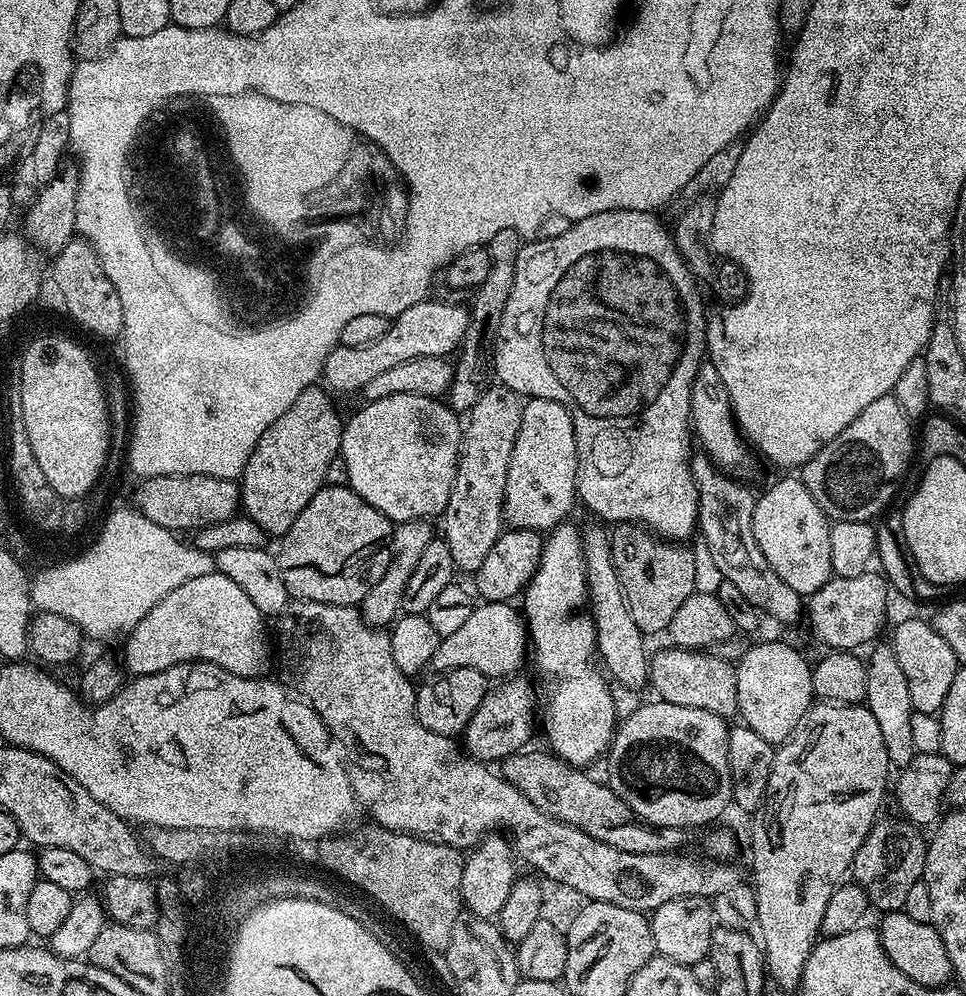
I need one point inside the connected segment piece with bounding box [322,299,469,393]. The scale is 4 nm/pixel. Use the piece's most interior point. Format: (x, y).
(426, 330)

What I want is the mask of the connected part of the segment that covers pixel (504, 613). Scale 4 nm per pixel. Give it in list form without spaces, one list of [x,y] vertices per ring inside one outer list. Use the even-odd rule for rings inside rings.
[[[494,600],[491,602],[480,602],[473,607],[472,613],[470,614],[470,619],[468,619],[463,626],[459,628],[455,634],[450,634],[449,636],[442,636],[440,637],[440,645],[438,646],[438,650],[434,650],[434,658],[432,659],[430,668],[433,673],[438,672],[445,672],[447,668],[469,668],[470,670],[478,670],[485,676],[485,678],[493,678],[492,676],[500,676],[496,678],[508,678],[511,677],[513,674],[519,673],[516,672],[519,670],[520,667],[523,666],[524,660],[526,664],[526,657],[529,655],[530,652],[530,641],[528,639],[528,633],[526,631],[526,621],[521,615],[519,611],[516,612],[512,609],[513,605],[511,603],[505,602],[503,600]]]

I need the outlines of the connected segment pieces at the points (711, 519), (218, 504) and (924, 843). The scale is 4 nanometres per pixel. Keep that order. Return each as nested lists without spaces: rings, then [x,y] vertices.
[[[703,452],[695,453],[690,462],[691,477],[698,490],[698,532],[704,535],[708,556],[721,572],[719,575],[734,582],[734,586],[738,586],[738,590],[742,590],[742,594],[746,594],[748,601],[765,617],[773,616],[780,624],[792,624],[799,616],[801,619],[805,601],[799,592],[786,586],[786,582],[774,574],[766,562],[766,554],[762,554],[758,542],[754,542],[754,492],[742,486],[743,483],[735,477],[721,472]]]
[[[190,474],[189,476],[160,476],[145,479],[134,501],[135,507],[150,522],[169,528],[177,534],[191,533],[214,522],[226,522],[241,511],[240,485],[236,480]]]
[[[903,818],[884,819],[877,819],[870,834],[866,834],[866,842],[858,846],[858,854],[854,854],[850,869],[851,879],[864,891],[869,905],[875,911],[877,908],[880,914],[903,909],[910,889],[921,883],[928,853],[928,840],[917,825]]]

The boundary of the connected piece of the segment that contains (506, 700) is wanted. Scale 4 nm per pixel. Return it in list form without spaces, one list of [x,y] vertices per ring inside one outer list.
[[[508,678],[485,692],[474,718],[465,726],[462,733],[462,748],[471,759],[481,762],[499,762],[514,756],[529,747],[532,727],[538,724],[538,692],[520,678]]]

